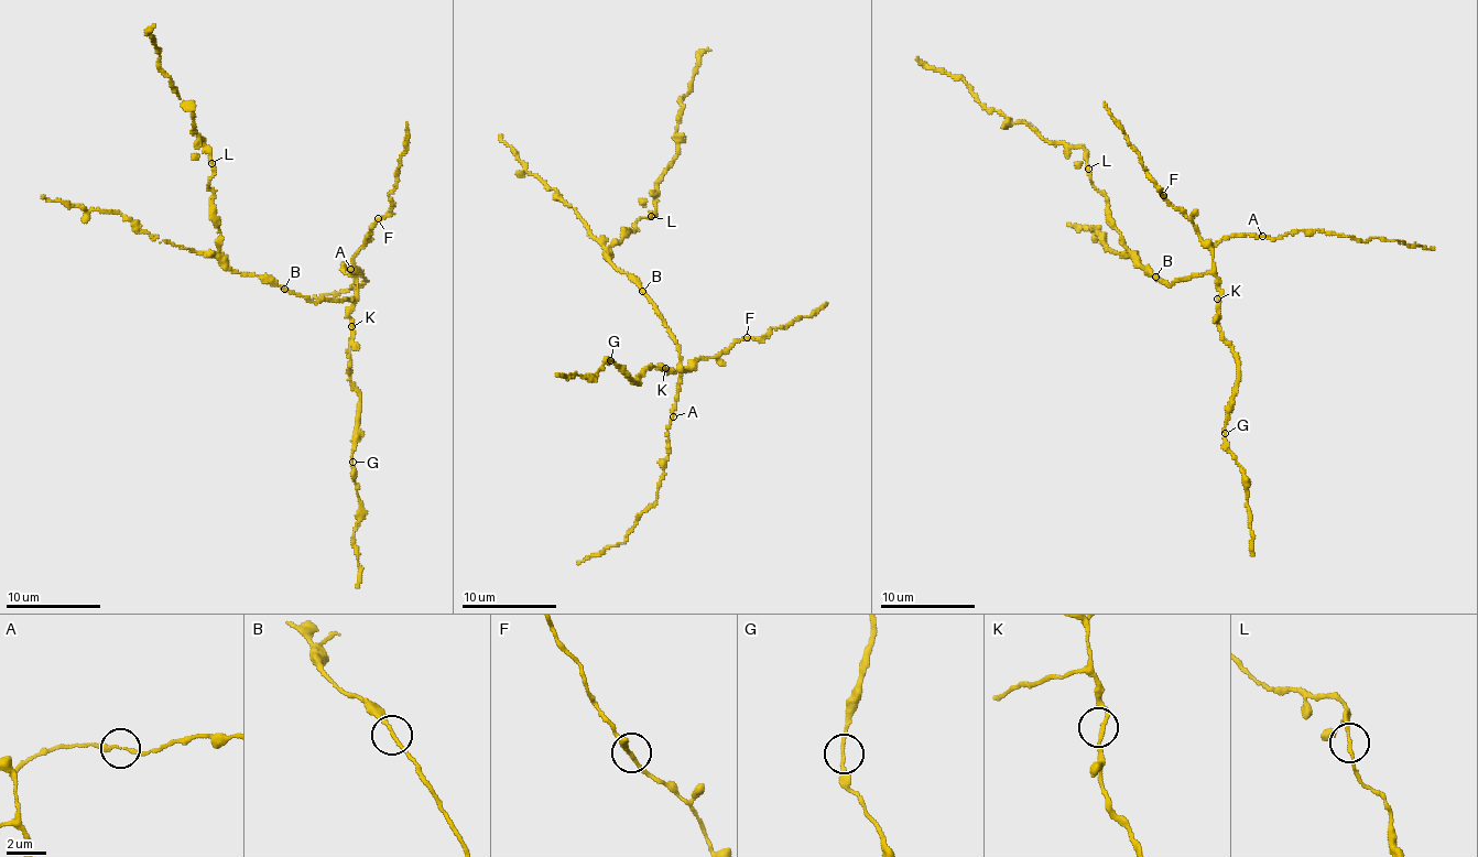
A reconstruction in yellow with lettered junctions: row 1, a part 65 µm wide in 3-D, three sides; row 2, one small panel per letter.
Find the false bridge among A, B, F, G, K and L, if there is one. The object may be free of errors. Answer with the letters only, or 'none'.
none

